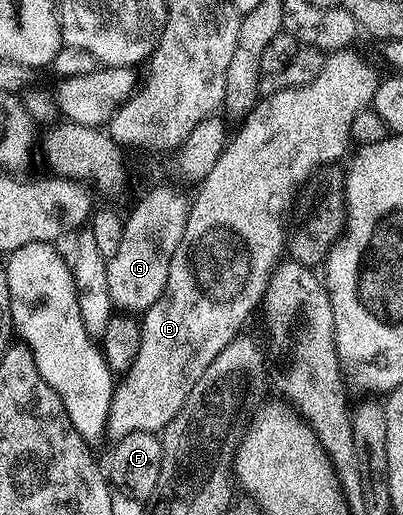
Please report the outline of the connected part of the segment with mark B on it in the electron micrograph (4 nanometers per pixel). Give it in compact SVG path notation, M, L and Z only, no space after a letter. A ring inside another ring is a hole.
M340 50L330 53L324 59L321 74L317 74L317 78L313 78L313 82L309 82L305 86L283 88L279 92L264 95L255 105L255 109L238 125L239 133L235 137L232 135L226 141L226 147L207 176L197 184L194 189L196 190L195 200L193 196L187 209L185 234L181 234L181 242L169 262L169 278L165 282L165 290L161 294L161 298L157 298L157 302L153 302L153 306L149 306L146 312L142 313L139 325L141 342L137 346L137 358L133 358L133 366L129 366L129 370L122 373L120 380L123 381L116 388L114 385L109 396L105 432L106 435L107 433L111 435L112 441L117 441L125 434L133 434L134 432L162 433L167 423L181 410L185 398L189 398L191 386L197 382L197 378L201 378L201 374L205 374L209 362L213 362L213 358L217 358L217 354L221 354L221 350L225 350L225 346L233 343L242 333L239 331L242 330L243 323L250 316L251 310L258 307L259 301L262 299L262 292L266 288L266 280L270 276L271 268L275 266L285 252L285 224L284 221L283 224L279 221L279 215L282 214L283 208L290 209L292 207L293 197L296 195L297 189L306 184L320 166L334 165L339 162L335 160L341 159L343 155L345 155L344 157L348 155L347 148L349 149L351 144L353 118L357 118L357 114L362 108L370 105L371 98L379 85L380 73L377 74L371 69L370 62L361 53L353 51L355 50Z

